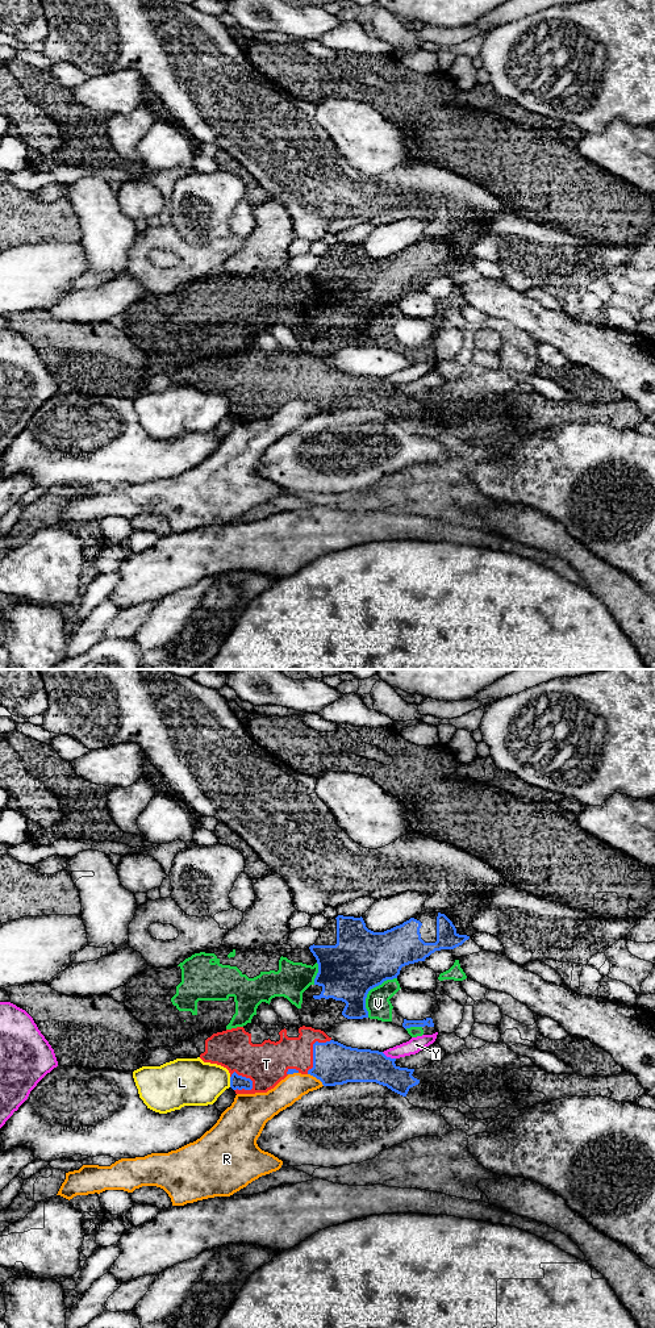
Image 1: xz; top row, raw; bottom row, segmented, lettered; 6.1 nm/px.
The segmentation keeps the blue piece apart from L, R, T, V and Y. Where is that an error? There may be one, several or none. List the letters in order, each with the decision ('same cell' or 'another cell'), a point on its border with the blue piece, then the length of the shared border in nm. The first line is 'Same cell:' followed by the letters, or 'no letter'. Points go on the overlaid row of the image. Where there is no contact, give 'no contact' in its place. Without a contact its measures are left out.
Same cell: T
L: another cell; meets blue in xz at (230, 1082); contact 60 nm long
R: another cell; meets blue in xz at (316, 1077); contact 130 nm long
T: same cell; meets blue in xz at (313, 1051); contact 260 nm long
V: another cell; meets blue in xz at (370, 989); contact 300 nm long
Y: another cell; meets blue in xz at (388, 1057); contact 100 nm long

